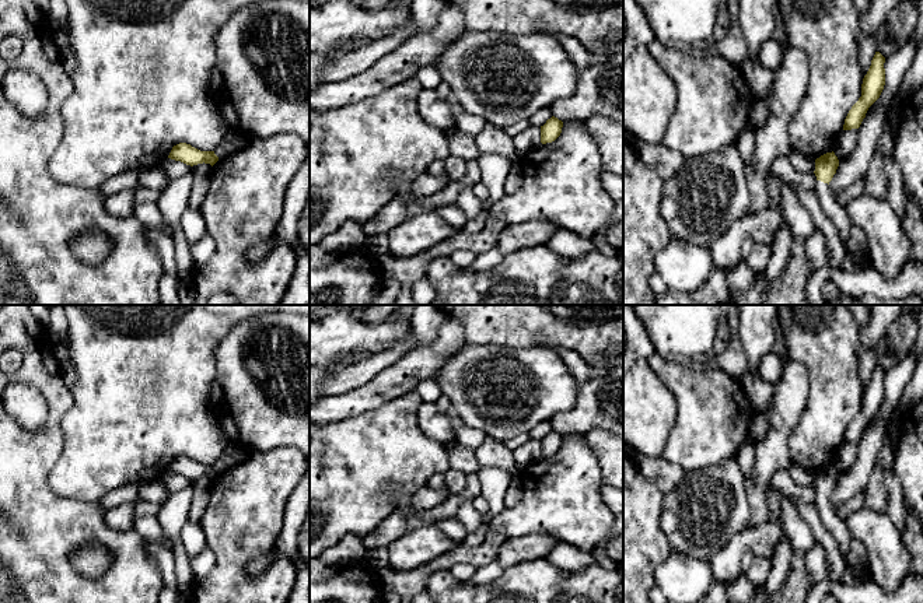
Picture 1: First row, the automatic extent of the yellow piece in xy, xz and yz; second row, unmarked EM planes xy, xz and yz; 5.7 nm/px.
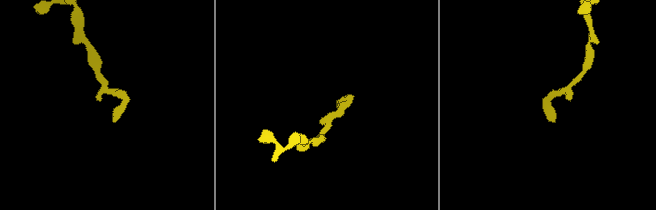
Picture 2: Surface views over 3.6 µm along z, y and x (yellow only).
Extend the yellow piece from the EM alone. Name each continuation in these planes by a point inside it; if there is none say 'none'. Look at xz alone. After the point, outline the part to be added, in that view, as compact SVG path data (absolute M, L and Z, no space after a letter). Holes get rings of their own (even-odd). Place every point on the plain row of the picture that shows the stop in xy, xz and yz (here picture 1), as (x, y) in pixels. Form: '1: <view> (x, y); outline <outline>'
none

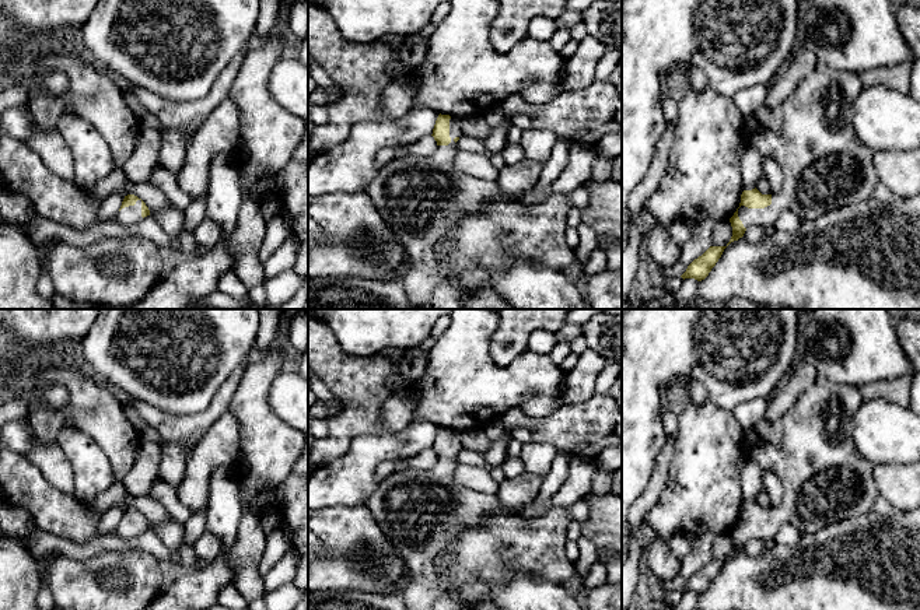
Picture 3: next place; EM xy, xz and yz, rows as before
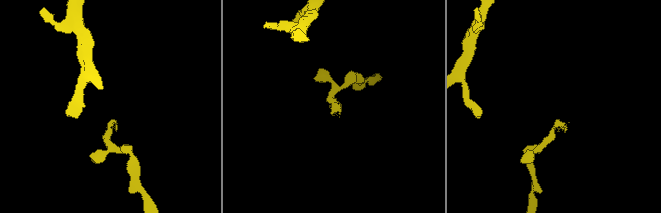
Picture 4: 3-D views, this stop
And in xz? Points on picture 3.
1: xz (419, 511); outline M451 431L448 459L438 459L430 470L395 470L378 483L375 491L364 502L412 576L419 575L424 567L445 554L452 547L452 539L462 529L476 529L490 515L518 513L534 502L542 487L545 477L527 471L517 477L506 477L493 495L462 487L454 480L456 467L454 452L461 448L462 434Z

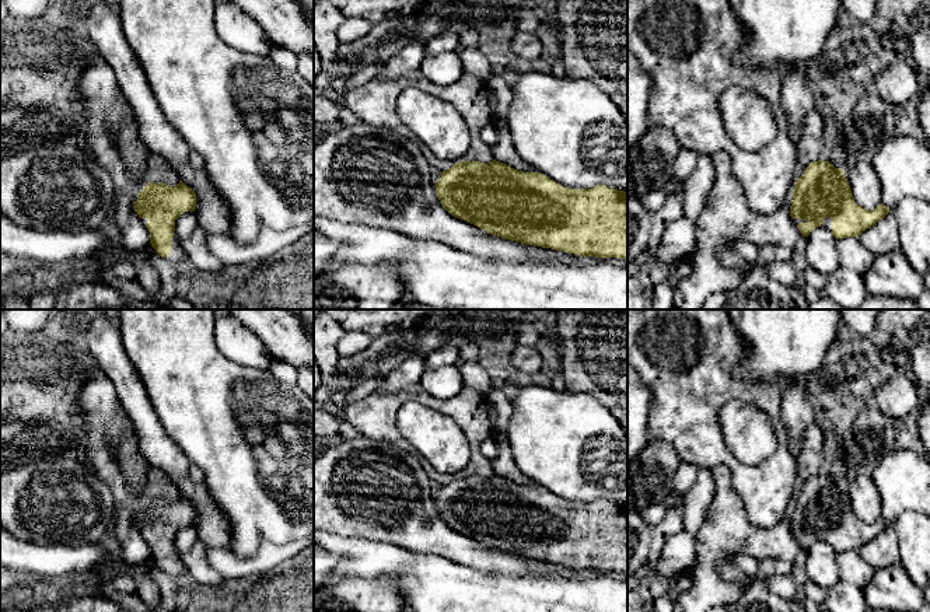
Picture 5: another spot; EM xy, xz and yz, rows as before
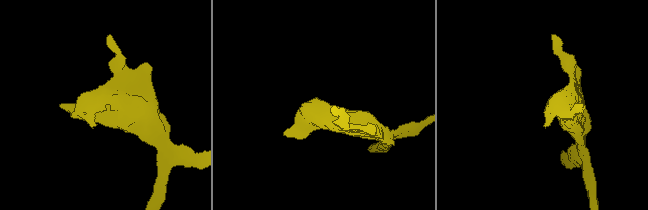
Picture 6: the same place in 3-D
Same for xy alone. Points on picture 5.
1: xy (177, 569); outline M172 552L172 563L168 571L164 571L171 577L189 576L186 566L182 563L181 557Z

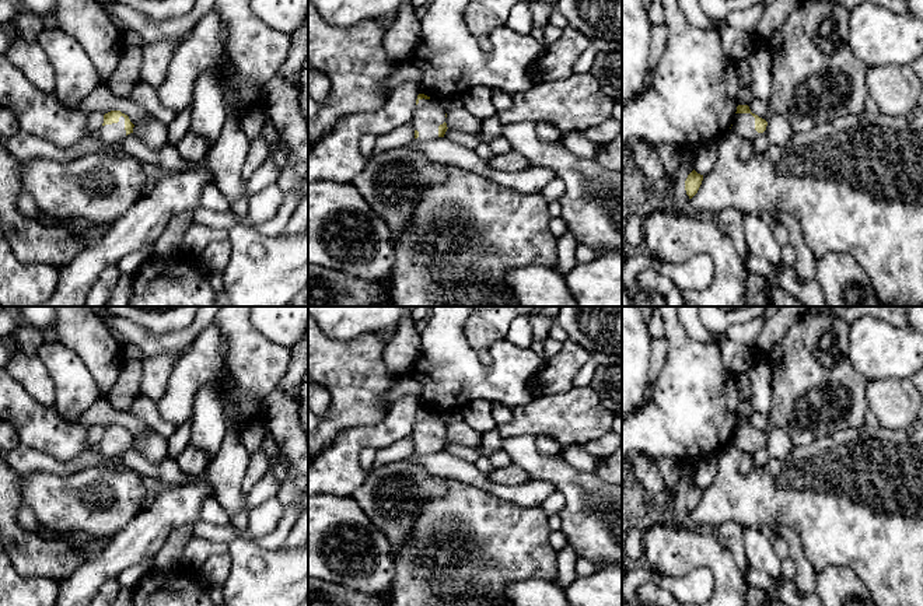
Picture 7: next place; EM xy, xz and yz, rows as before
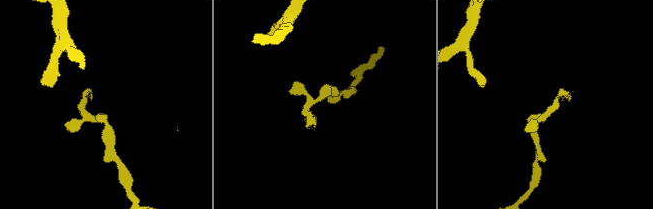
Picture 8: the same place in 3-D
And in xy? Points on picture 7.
1: xy (109, 447); outline M120 430L118 437L105 438L98 445L99 452L104 456L112 458L126 451L125 431Z

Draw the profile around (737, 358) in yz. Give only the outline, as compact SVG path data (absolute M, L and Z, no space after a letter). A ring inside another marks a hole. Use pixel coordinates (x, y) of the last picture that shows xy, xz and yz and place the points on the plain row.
M727 336L720 340L720 351L726 369L735 376L748 372L755 361L751 347L734 343Z

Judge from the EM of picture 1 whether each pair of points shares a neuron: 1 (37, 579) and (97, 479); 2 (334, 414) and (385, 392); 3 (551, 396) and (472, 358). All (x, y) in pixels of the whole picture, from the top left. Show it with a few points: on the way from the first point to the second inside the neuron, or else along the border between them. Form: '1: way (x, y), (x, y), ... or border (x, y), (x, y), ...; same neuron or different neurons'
1: border (53, 490), (70, 498), (98, 501); different neurons
2: way (346, 406), (373, 395); same neuron
3: way (531, 382), (492, 378); same neuron

